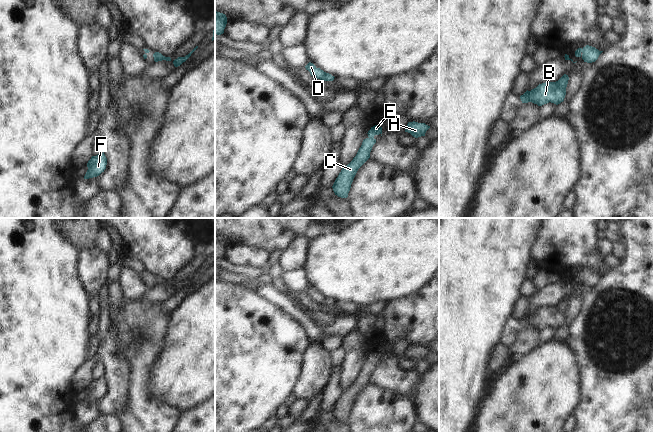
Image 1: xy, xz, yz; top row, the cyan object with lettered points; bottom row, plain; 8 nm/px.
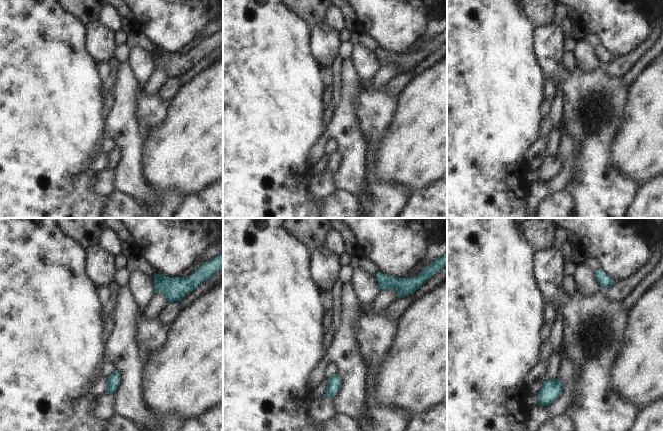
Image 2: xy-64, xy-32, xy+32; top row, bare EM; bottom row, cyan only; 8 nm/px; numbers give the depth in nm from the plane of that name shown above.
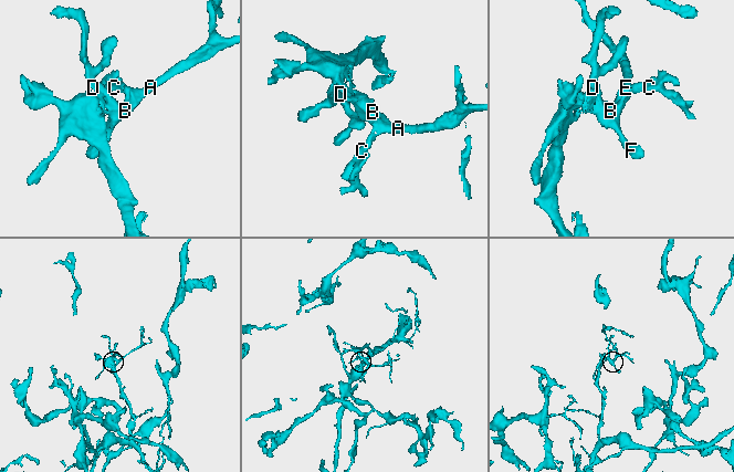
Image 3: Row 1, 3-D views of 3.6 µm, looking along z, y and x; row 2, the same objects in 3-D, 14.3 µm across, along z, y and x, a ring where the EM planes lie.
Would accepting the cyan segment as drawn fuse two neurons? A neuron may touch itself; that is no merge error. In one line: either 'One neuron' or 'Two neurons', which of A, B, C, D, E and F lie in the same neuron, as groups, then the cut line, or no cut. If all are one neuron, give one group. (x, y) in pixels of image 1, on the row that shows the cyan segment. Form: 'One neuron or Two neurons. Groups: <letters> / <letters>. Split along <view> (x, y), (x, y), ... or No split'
One neuron. Groups: A B C D E F. No split

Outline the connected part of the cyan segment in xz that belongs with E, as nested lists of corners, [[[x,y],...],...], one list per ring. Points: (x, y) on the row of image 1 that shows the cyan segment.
[[[375,125],[371,127],[367,134],[368,137],[363,140],[356,156],[348,165],[342,168],[332,186],[335,195],[337,195],[338,197],[348,197],[353,179],[358,169],[370,158],[370,152],[373,145],[376,143],[374,136],[382,134],[382,127]]]

